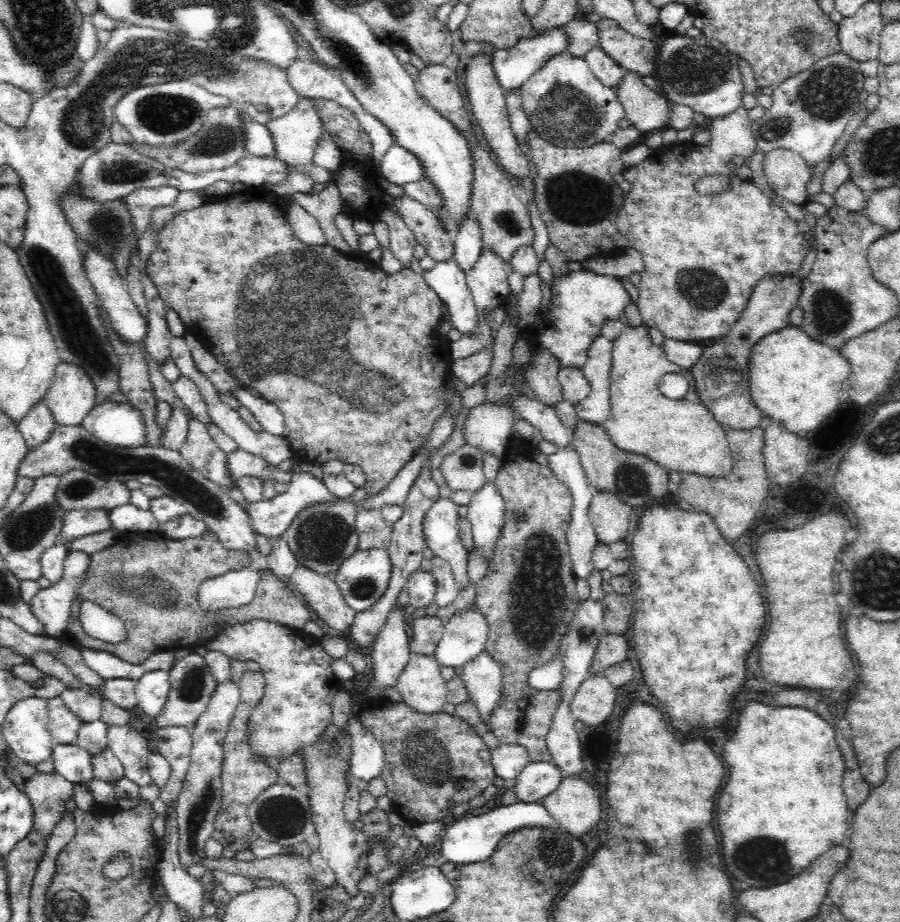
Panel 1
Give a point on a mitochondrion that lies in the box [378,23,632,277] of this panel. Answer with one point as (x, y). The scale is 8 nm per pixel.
(568, 115)

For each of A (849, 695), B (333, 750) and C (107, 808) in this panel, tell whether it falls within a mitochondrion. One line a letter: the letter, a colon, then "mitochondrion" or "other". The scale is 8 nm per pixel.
A: other
B: mitochondrion
C: other

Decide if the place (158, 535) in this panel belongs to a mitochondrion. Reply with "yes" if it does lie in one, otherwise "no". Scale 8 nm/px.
no

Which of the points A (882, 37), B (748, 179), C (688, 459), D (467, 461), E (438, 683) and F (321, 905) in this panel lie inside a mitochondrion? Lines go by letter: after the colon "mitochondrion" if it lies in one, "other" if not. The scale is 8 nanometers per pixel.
A: other
B: other
C: other
D: mitochondrion
E: other
F: other

